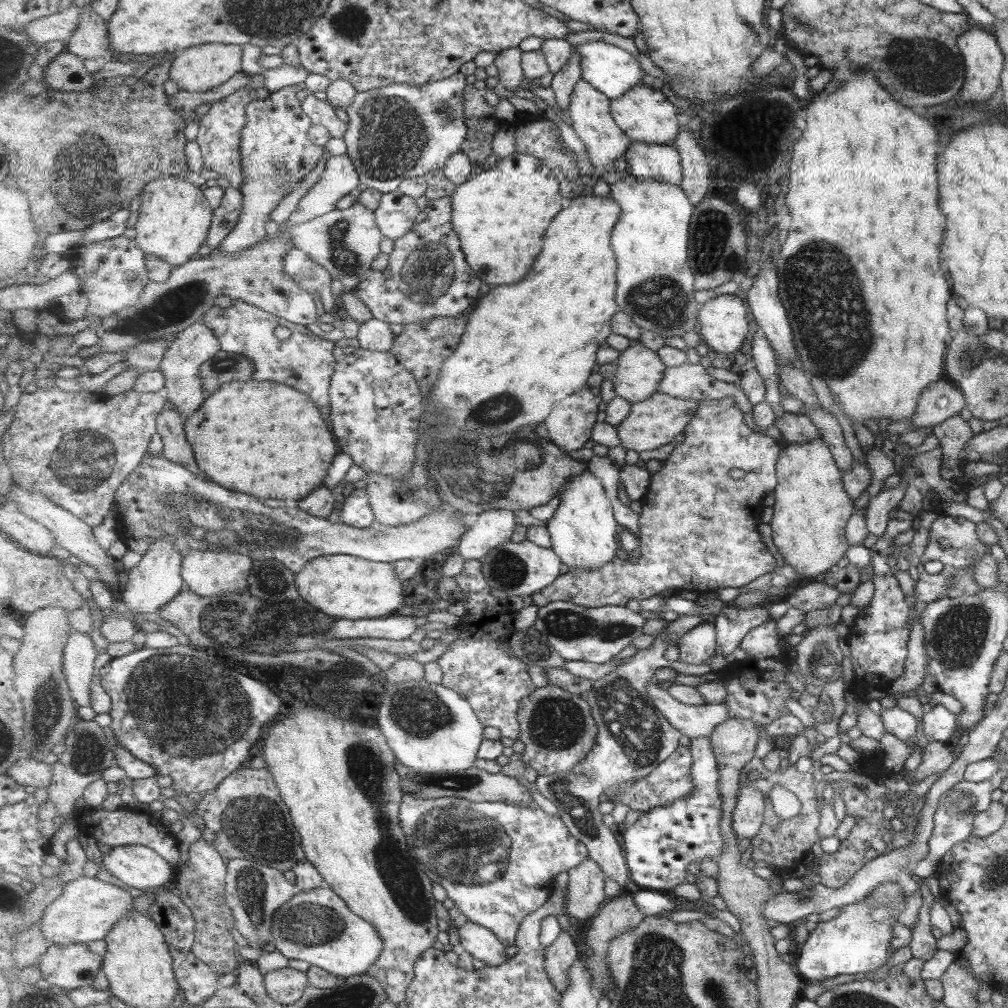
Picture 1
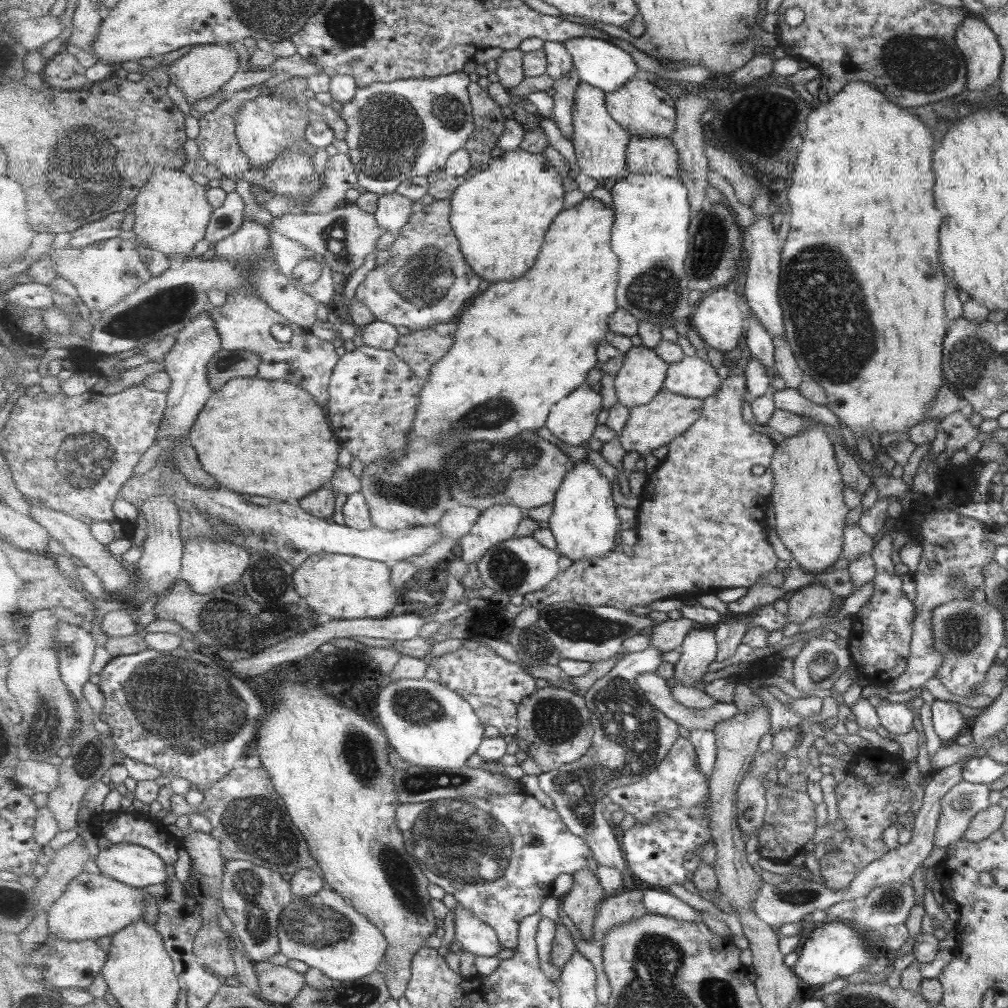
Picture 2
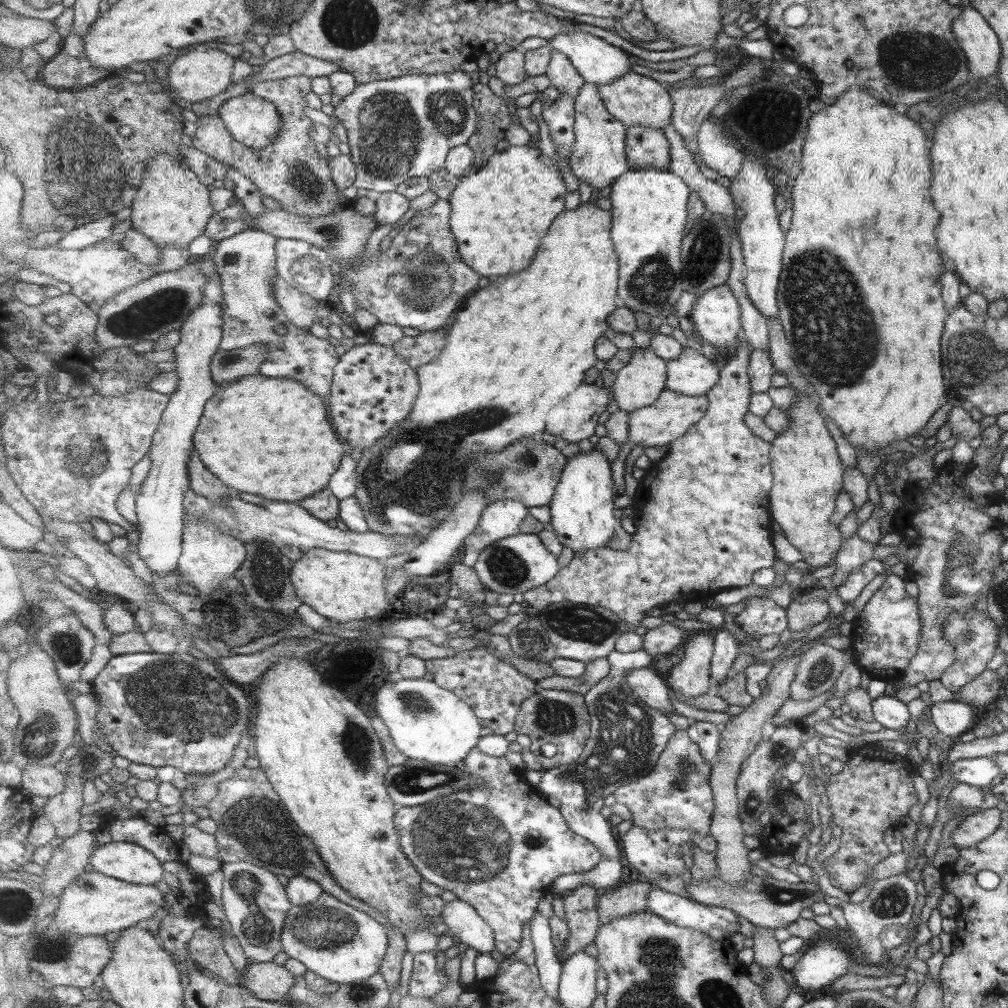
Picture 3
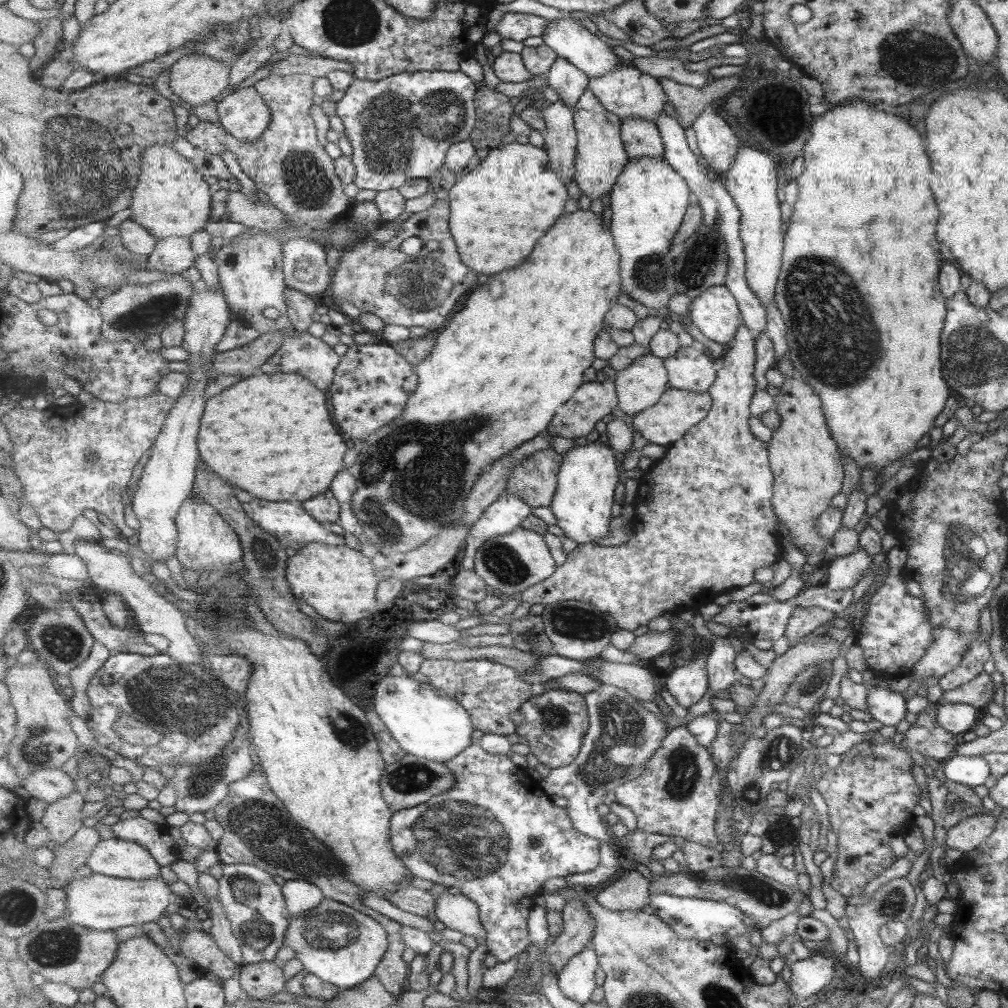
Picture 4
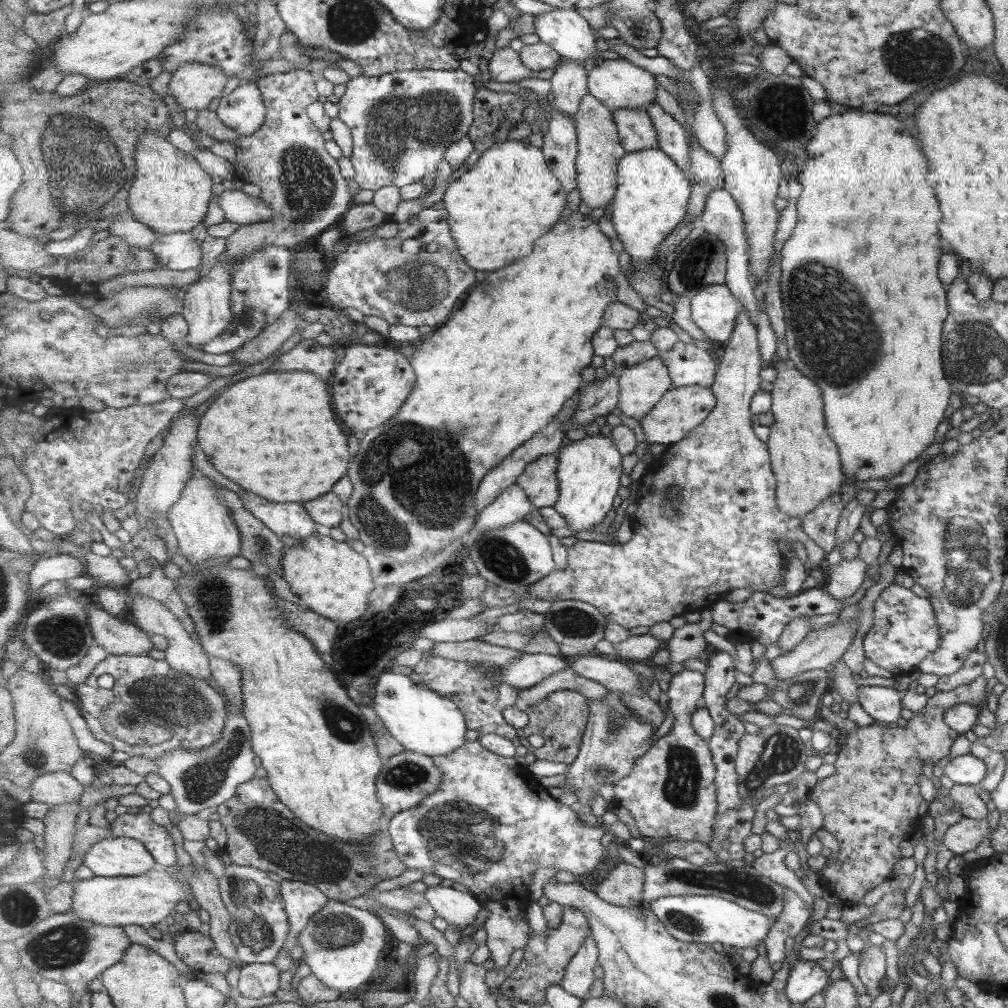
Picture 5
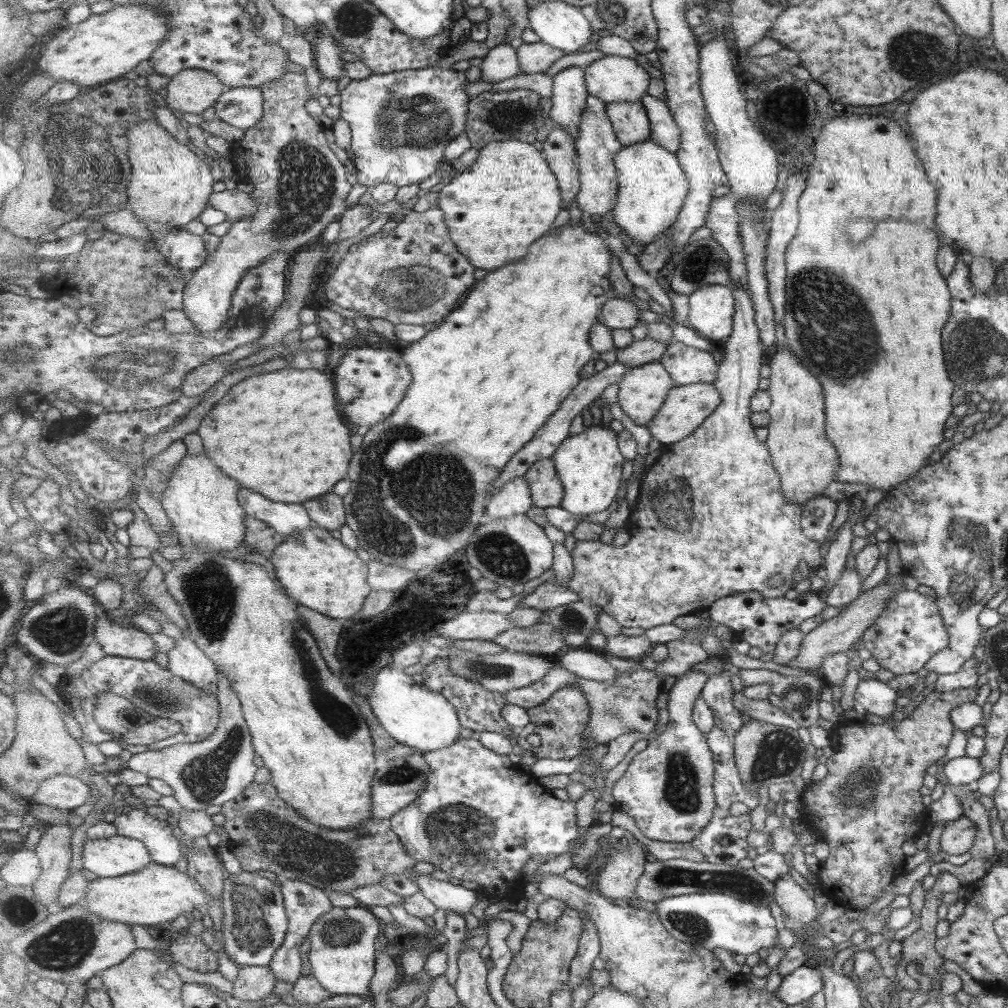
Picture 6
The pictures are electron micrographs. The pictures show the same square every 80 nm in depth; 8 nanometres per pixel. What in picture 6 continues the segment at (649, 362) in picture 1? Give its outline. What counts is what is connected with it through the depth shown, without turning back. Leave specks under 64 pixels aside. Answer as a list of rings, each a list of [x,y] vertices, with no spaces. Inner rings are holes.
[[[659,361],[629,369],[620,382],[618,403],[637,425],[646,426],[664,406],[676,381]]]

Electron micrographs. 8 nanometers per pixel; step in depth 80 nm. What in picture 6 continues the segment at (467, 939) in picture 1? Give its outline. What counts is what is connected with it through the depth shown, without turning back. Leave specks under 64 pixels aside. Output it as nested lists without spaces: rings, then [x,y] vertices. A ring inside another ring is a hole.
[[[430,874],[409,877],[419,883],[422,893],[439,910],[444,910],[446,914],[454,912],[464,917],[471,913],[474,906],[478,905],[479,891],[467,889],[460,884],[451,884],[449,881],[439,881],[433,879]]]

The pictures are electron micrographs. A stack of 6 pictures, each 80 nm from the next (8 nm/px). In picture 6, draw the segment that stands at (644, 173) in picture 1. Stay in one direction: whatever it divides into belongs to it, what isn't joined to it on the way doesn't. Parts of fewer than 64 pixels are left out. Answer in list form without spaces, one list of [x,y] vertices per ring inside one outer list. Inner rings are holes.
[[[642,101],[609,104],[608,116],[622,145],[633,146],[652,140],[652,125]]]

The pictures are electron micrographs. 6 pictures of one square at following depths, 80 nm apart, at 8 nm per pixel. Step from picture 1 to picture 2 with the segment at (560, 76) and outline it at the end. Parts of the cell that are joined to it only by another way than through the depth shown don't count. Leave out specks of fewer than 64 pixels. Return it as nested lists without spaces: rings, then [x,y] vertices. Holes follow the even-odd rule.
[[[575,67],[569,76],[563,80],[554,82],[554,110],[552,111],[551,120],[557,124],[561,134],[573,142],[574,127],[573,114],[576,103],[577,88],[582,84],[579,74]]]

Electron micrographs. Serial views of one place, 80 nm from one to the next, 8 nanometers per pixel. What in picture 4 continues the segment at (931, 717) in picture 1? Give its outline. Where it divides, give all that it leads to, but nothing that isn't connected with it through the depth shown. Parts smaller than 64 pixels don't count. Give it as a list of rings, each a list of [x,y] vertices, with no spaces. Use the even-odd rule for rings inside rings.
[[[961,703],[942,704],[937,707],[935,719],[945,732],[952,732],[954,735],[971,731],[978,722],[975,709]]]

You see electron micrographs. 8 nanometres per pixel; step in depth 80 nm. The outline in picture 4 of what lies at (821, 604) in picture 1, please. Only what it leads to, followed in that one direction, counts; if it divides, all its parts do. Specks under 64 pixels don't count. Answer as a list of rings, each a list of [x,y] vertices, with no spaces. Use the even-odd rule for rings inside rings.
[[[795,608],[789,616],[788,623],[785,627],[784,636],[787,638],[789,646],[791,643],[811,633],[817,626],[825,625],[829,620],[834,619],[835,615],[821,608]]]

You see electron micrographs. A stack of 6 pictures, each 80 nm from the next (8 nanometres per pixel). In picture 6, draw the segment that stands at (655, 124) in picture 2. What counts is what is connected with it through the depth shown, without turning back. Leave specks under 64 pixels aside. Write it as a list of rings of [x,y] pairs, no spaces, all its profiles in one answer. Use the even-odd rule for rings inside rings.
[[[607,55],[605,59],[597,60],[597,63],[584,69],[589,94],[601,97],[608,105],[614,102],[642,101],[651,84],[651,74],[639,66],[639,62],[623,56]]]

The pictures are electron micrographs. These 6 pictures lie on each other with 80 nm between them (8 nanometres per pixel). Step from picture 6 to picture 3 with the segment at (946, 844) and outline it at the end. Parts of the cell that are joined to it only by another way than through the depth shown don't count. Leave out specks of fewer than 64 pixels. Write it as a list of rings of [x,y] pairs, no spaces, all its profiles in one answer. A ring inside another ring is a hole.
[[[981,808],[975,814],[966,816],[950,833],[949,844],[955,848],[967,848],[980,843],[997,830],[1000,819],[997,808]]]

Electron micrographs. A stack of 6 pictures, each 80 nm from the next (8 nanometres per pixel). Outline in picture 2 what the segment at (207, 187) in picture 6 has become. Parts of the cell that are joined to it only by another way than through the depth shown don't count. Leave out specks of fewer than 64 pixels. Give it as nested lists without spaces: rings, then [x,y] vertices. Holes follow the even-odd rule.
[[[158,168],[142,189],[135,204],[133,231],[146,246],[169,256],[188,256],[206,238],[215,208],[209,203],[208,190],[197,185],[191,175],[174,168]]]

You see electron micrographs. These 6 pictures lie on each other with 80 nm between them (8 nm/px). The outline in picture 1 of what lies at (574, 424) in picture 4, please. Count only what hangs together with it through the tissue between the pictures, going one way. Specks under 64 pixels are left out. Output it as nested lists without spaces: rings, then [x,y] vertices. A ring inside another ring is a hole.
[[[589,386],[572,394],[564,401],[556,403],[554,411],[545,421],[548,436],[552,443],[562,448],[565,453],[581,450],[585,446],[585,442],[589,442],[593,436],[593,426],[597,424],[598,414],[600,413],[599,404],[601,404],[601,396],[595,396]]]

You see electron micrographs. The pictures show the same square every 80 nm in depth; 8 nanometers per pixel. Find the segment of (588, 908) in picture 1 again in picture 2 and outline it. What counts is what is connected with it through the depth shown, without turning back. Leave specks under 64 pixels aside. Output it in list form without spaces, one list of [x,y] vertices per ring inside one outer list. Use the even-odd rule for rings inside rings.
[[[598,864],[574,874],[574,885],[560,901],[562,910],[571,918],[585,941],[593,941],[596,916],[605,899],[605,889],[597,876]]]

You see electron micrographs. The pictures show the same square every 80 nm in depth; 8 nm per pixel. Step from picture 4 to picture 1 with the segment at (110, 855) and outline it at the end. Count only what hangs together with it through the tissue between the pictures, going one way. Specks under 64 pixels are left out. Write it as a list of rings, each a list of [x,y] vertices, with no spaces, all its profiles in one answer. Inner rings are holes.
[[[143,845],[118,846],[112,848],[109,853],[103,855],[102,868],[116,876],[127,886],[139,890],[146,888],[156,889],[171,885],[176,878],[176,867],[174,867],[161,853],[155,849]]]

